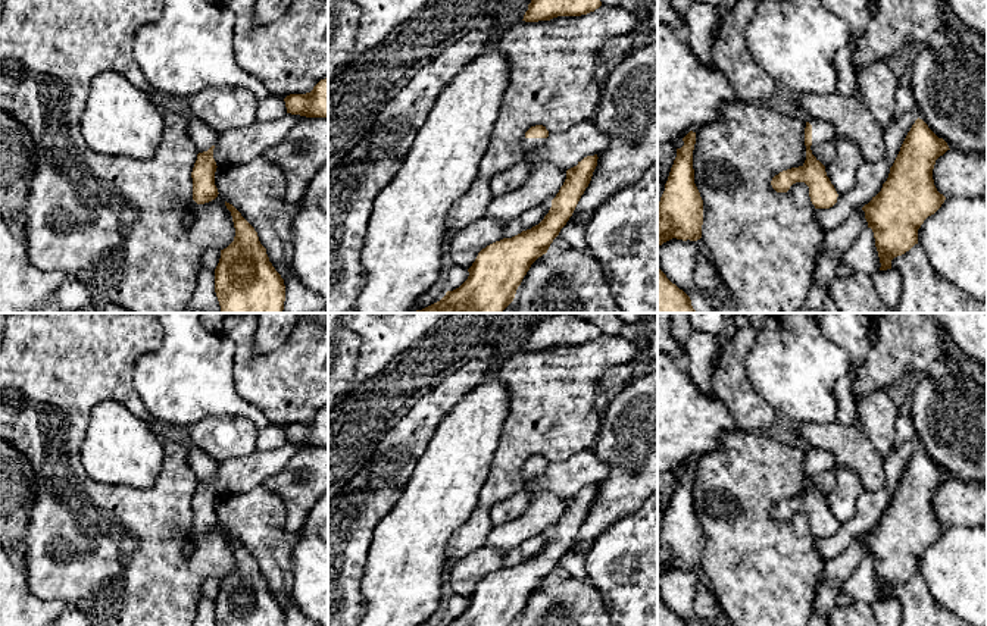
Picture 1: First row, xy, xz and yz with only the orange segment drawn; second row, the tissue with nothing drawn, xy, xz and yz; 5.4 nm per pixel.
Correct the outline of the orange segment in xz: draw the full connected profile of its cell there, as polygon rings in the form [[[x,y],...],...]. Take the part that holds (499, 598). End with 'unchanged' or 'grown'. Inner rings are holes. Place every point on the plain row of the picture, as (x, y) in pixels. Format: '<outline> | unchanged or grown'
[[[597,483],[587,485],[566,500],[566,508],[544,548],[531,558],[482,578],[468,608],[444,626],[515,626],[531,594],[547,582],[553,569],[572,545],[597,495]]] | unchanged

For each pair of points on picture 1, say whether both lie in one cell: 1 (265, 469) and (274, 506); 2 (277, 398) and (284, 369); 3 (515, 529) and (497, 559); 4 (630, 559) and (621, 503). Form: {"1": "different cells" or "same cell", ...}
{"1": "different cells", "2": "same cell", "3": "different cells", "4": "different cells"}

